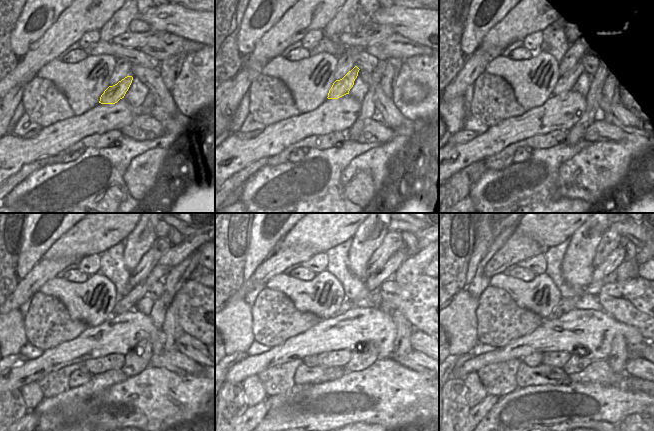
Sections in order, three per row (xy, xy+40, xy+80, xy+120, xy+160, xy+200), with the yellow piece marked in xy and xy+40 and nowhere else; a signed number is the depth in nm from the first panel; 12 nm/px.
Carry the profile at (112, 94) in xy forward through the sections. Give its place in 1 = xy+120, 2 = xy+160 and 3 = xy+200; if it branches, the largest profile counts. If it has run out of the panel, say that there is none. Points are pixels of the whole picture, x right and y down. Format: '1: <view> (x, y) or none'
1: xy+120 (125, 303)
2: xy+160 (374, 281)
3: xy+200 (616, 257)

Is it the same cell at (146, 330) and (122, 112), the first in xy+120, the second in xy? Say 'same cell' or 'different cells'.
same cell

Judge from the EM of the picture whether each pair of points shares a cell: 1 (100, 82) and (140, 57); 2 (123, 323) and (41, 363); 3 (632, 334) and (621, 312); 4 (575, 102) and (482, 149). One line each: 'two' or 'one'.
1: two
2: one
3: two
4: one

